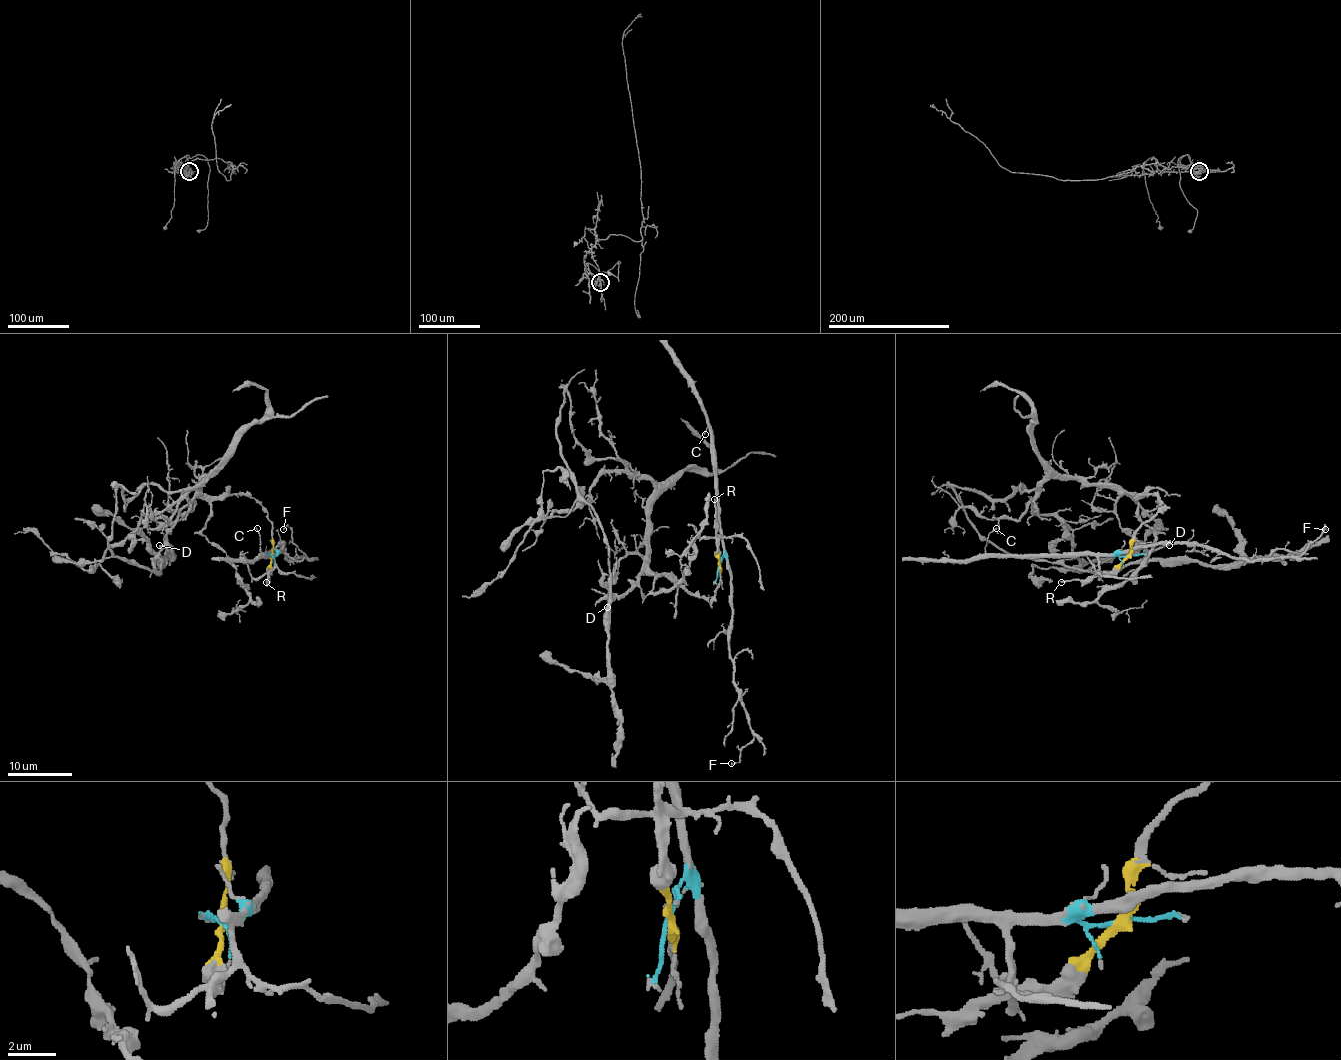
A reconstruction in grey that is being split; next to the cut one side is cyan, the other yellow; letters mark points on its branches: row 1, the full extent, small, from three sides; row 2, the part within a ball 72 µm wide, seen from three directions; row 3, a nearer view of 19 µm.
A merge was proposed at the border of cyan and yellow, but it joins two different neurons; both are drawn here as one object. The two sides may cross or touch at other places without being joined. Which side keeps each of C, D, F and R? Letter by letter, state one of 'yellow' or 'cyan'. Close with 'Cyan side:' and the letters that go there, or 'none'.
C: cyan
D: yellow
F: cyan
R: yellow
Cyan side: C, F

